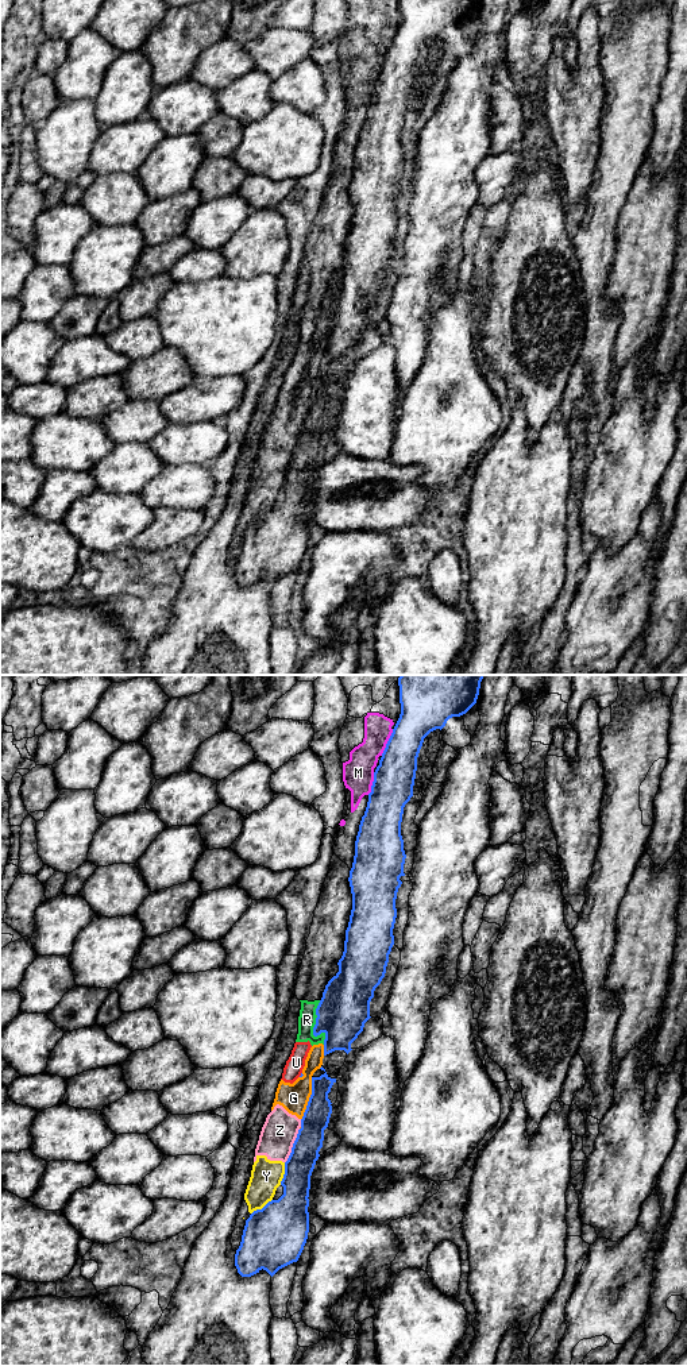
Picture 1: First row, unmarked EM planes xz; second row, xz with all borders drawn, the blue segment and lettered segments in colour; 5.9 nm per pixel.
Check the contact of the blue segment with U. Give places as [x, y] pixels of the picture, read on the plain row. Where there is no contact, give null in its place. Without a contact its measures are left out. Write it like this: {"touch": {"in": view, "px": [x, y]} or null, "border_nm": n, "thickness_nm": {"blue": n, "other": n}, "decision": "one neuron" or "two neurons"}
{"touch": {"in": "xz", "px": [301, 384]}, "border_nm": 40, "thickness_nm": {"blue": 20, "other": 110}, "decision": "two neurons"}

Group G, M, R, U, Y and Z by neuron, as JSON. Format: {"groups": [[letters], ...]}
{"groups": [["G", "M", "R", "U", "Y", "Z"]]}

